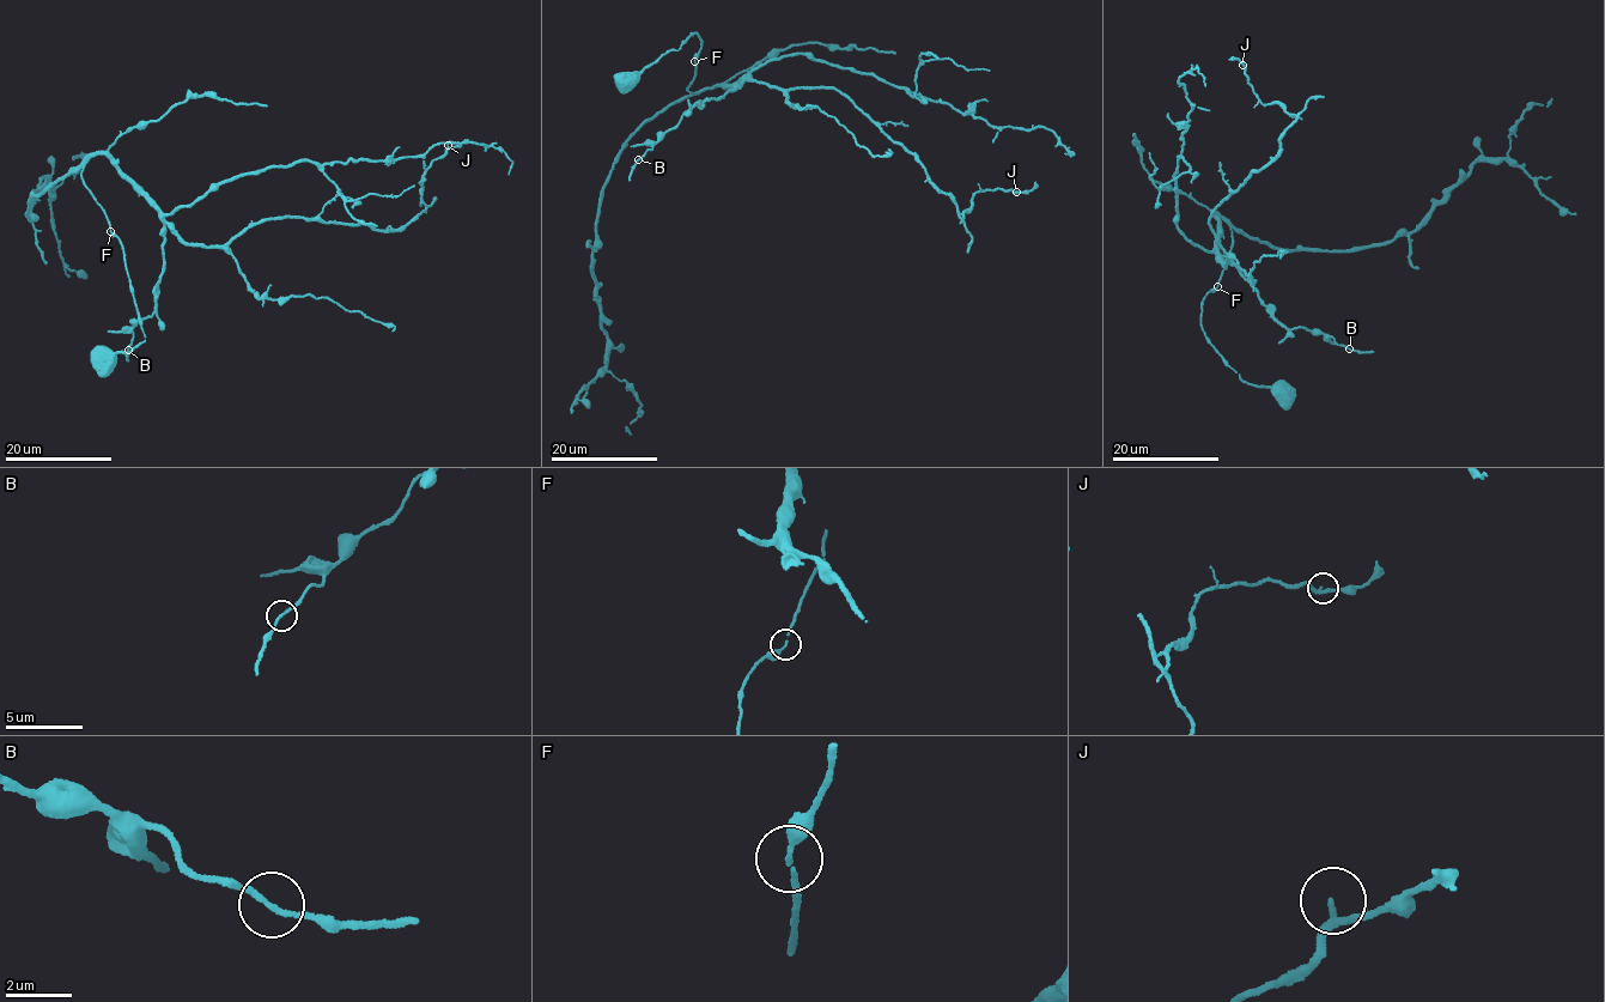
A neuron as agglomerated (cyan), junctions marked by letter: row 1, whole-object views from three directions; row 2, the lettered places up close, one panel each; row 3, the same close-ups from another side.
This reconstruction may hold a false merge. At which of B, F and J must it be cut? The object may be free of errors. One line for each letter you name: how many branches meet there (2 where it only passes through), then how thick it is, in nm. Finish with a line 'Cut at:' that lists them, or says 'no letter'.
Cut at: no letter

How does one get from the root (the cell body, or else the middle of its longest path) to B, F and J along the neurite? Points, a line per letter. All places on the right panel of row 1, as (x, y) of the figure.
B: (1286, 389), (1245, 383), (1203, 331), (1202, 299), (1233, 246), (1215, 212), (1217, 251), (1270, 314), (1350, 348)
F: (1286, 389), (1245, 383), (1209, 341), (1201, 323), (1202, 302), (1217, 286)
J: (1286, 389), (1245, 383), (1201, 323), (1233, 246), (1215, 212), (1224, 267), (1209, 220), (1296, 117), (1242, 65)

